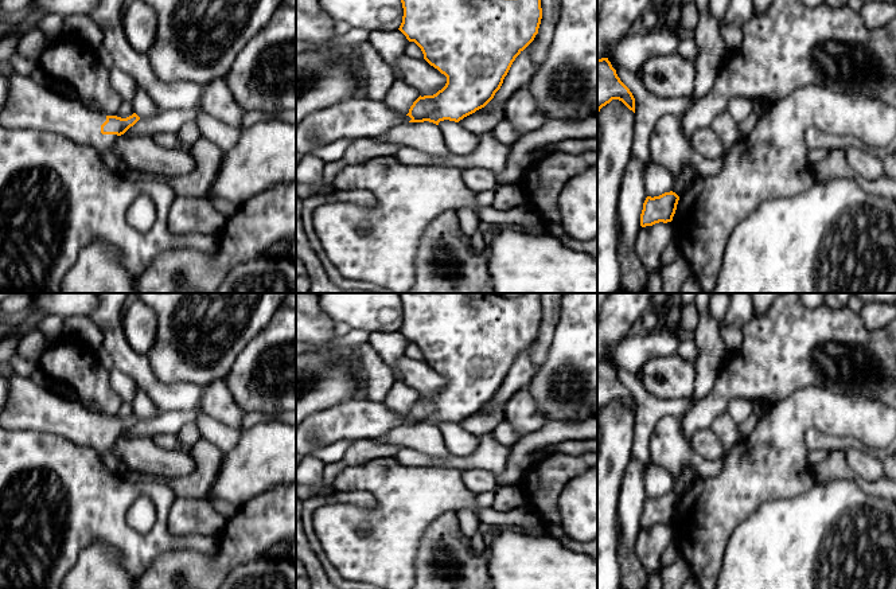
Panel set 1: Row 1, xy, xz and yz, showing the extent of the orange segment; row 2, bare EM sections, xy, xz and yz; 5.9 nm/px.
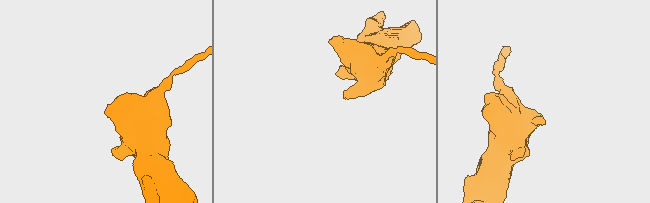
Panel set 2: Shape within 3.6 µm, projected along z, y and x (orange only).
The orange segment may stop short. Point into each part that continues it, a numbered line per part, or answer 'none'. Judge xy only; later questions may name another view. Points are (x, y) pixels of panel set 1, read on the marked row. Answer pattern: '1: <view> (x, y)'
1: xy (30, 105)

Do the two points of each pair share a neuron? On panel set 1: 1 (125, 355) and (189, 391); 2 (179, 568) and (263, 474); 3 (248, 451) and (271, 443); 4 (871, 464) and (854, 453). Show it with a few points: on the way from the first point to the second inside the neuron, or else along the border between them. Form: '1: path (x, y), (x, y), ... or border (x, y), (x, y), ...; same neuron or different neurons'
1: path (140, 371), (160, 391), (172, 391); same neuron
2: border (265, 490), (238, 507); different neurons
3: path (253, 451), (263, 451), (265, 448); same neuron
4: path (867, 464), (859, 457); same neuron

